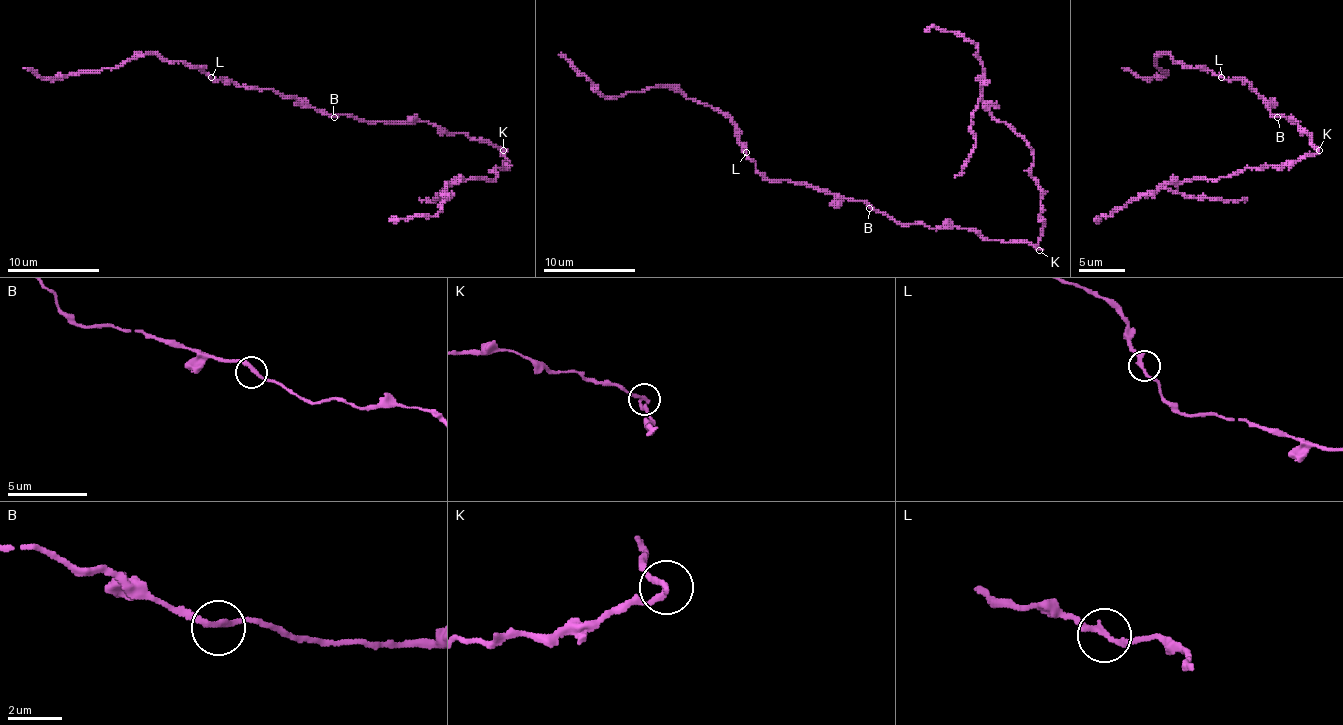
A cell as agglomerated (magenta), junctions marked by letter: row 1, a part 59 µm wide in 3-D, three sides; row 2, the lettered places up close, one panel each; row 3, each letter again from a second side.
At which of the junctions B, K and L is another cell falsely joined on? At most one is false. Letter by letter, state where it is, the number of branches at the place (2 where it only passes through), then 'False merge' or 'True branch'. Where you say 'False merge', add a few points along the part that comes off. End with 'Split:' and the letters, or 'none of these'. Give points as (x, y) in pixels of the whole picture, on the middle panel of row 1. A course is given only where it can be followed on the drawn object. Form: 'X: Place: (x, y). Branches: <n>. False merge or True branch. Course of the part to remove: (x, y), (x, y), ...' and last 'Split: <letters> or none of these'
B: Place: (869, 208). Branches: 2. True branch
K: Place: (1039, 250). Branches: 2. False merge. Course of the part to remove: (1038, 249), (1043, 226), (1034, 150), (983, 99), (978, 48), (934, 27), (925, 32)
L: Place: (746, 152). Branches: 2. True branch
Split: K

